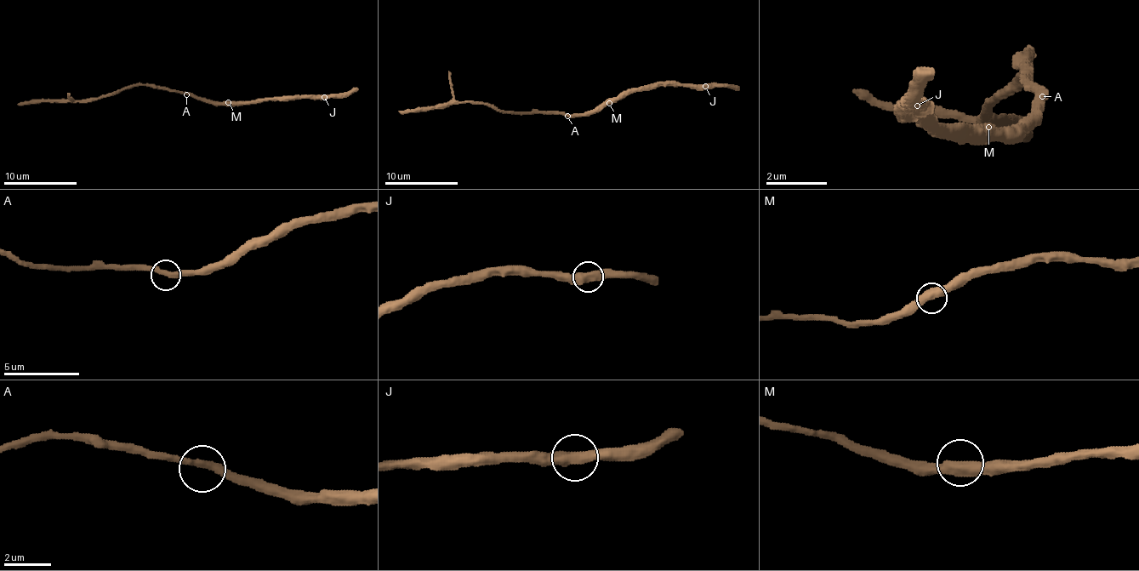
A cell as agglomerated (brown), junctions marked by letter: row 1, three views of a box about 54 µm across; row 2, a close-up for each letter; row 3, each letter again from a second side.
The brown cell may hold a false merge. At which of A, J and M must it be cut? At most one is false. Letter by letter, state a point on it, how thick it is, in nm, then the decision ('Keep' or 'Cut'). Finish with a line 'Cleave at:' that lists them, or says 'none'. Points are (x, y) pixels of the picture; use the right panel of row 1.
A: Place: (1042, 96). Thickness 320 nm. Keep
J: Place: (917, 105). Thickness 550 nm. Cut
M: Place: (988, 127). Thickness 550 nm. Keep
Cleave at: J

